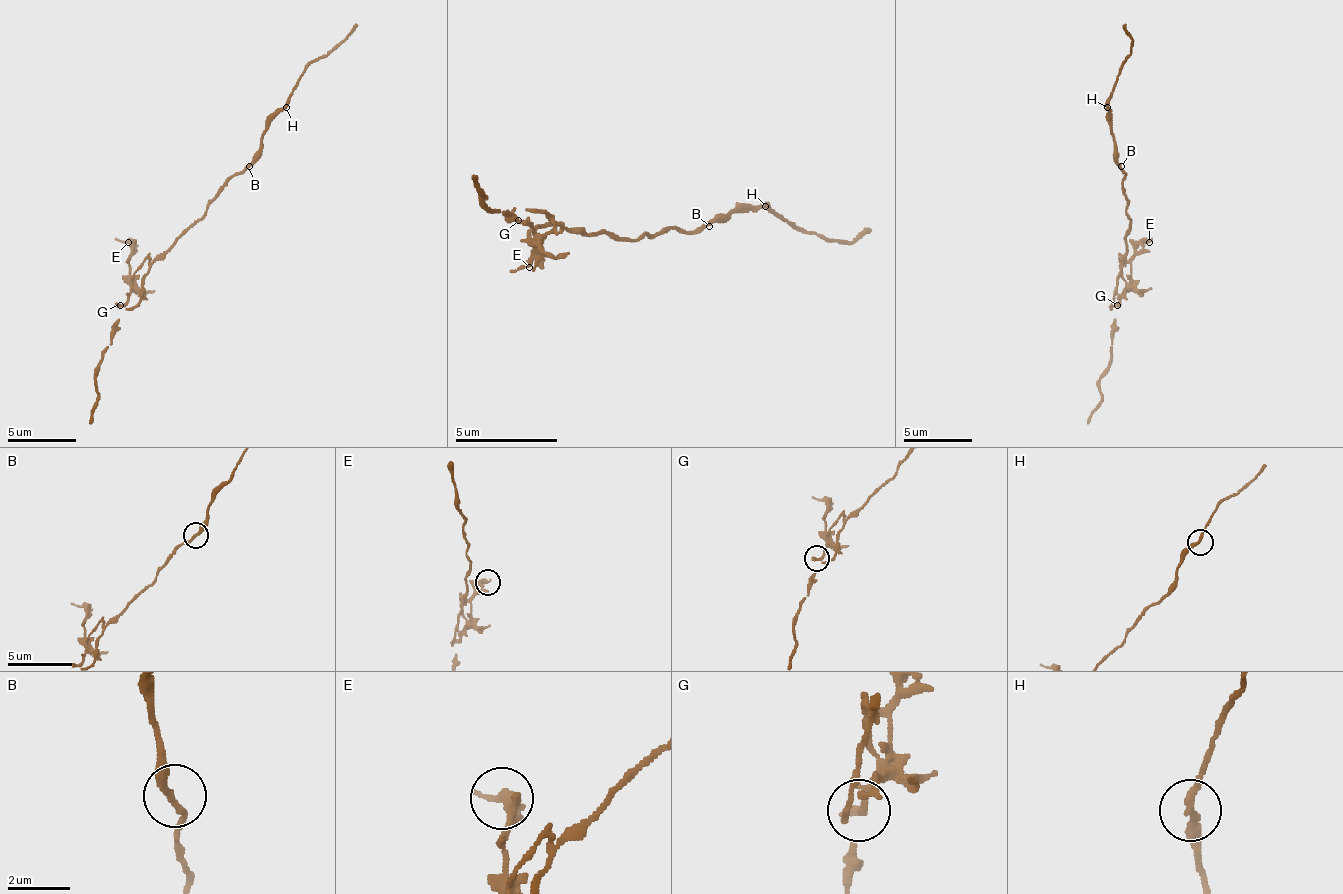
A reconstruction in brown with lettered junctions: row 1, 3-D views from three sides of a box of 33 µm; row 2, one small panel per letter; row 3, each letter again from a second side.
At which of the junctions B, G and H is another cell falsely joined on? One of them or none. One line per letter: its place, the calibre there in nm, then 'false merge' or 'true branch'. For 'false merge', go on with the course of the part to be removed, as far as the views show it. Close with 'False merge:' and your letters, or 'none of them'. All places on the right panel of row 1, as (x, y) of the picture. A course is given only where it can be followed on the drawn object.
B: (1121, 166) | 260 nm | true branch
G: (1117, 305) | 280 nm | false merge | (1118, 304), (1135, 249), (1152, 238)
H: (1107, 107) | 240 nm | true branch
False merge: G

